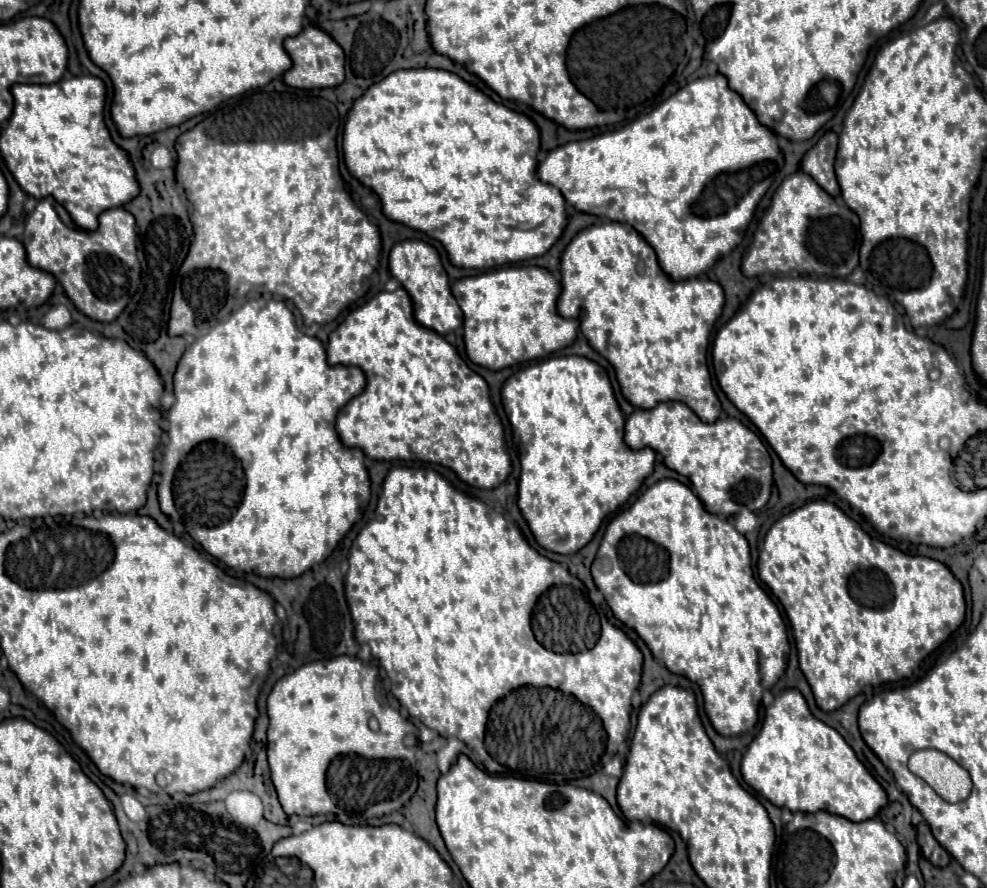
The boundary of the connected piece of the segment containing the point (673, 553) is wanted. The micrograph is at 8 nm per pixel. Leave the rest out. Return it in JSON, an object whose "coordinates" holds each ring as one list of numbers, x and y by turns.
{"coordinates":[[662,479,662,481,654,483,652,487,648,487,646,493,640,495,634,505,630,505,630,509,622,511,620,515,616,515,608,523,604,539,600,543,596,559,592,563,592,577,594,577,596,585,598,585,598,589,604,593,604,599,608,601,614,617,620,619,624,625,632,627,646,641,646,645,650,647,652,655,656,659,664,661,664,665,672,673,684,675,690,681,700,685,702,695,704,695,704,709,706,709,714,729,720,735,726,735,726,737,728,735,740,735,740,733,750,731,756,725,762,693,764,693,764,689,772,687,782,677,782,673,786,669,786,657,788,657,788,651,790,651,790,643,788,643,788,633,786,633,784,619,782,619,776,603,768,597,768,593,754,579,752,559,750,559,750,545,748,545,746,537,740,535,730,521,722,519,720,515,708,513,704,509,702,501,694,495,694,491,688,485,684,485,684,483,676,481,676,479]]}

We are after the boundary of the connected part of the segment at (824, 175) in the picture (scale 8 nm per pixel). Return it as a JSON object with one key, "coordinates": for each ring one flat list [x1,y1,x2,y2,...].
{"coordinates":[[828,131,802,159,802,171,812,175,816,183,820,183,820,187,824,187,824,191,828,191,832,197,840,195,840,185,834,173,836,151,838,151,838,135,834,131]]}

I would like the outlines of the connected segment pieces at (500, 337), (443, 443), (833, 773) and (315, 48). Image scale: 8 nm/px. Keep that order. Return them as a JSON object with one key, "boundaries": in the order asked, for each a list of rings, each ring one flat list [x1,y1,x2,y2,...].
{"boundaries":[[[534,265,500,267,464,277,452,285,452,293,458,299,462,311,464,311,464,343,466,343,466,355,492,371,504,369,510,365,526,363,532,359,548,357,550,353,564,349,574,343,578,335,580,321,578,319,566,319,558,313,556,301,562,291,562,285,556,281,556,277,544,269]],[[398,287,396,291,382,291,378,293,376,297,372,297,366,305,358,307,356,311,352,311,344,323,330,333,330,339,328,339,328,363,332,365,358,365,364,373,366,373,366,379,368,379,368,385,366,389,356,395,338,415,338,421,336,421,336,429,338,429,338,435,342,439,342,443,346,447,360,447,368,457,372,459,406,459,406,461,430,461,430,463,440,463,444,467,450,467,452,471,458,473,458,477,472,485,472,487,478,487,478,489,492,489,492,487,498,487,500,483,506,481,506,477,512,473,512,461,510,461,510,455,506,453,506,443,504,443,504,427,502,427,502,421,500,417,496,415,494,411,494,405,492,405,492,399,490,399,490,389,488,389,488,383,484,381,484,377,480,377,476,371,472,371,468,367,468,363,464,361,464,357,456,351,456,347,452,347,442,335,438,335,436,331,428,329,428,327,422,327,416,319,414,319,414,309,412,309,412,299,408,295,408,291,404,287]],[[788,689,766,709,758,737,742,757,744,781,778,807,790,811,828,811,852,821,876,817,888,803,886,791,830,725,816,719,798,689]],[[306,27,300,35,288,37,284,41,288,55,294,65,284,73,284,83,296,89,322,89,322,87,338,87,344,81,344,51,342,47,320,27]]]}

